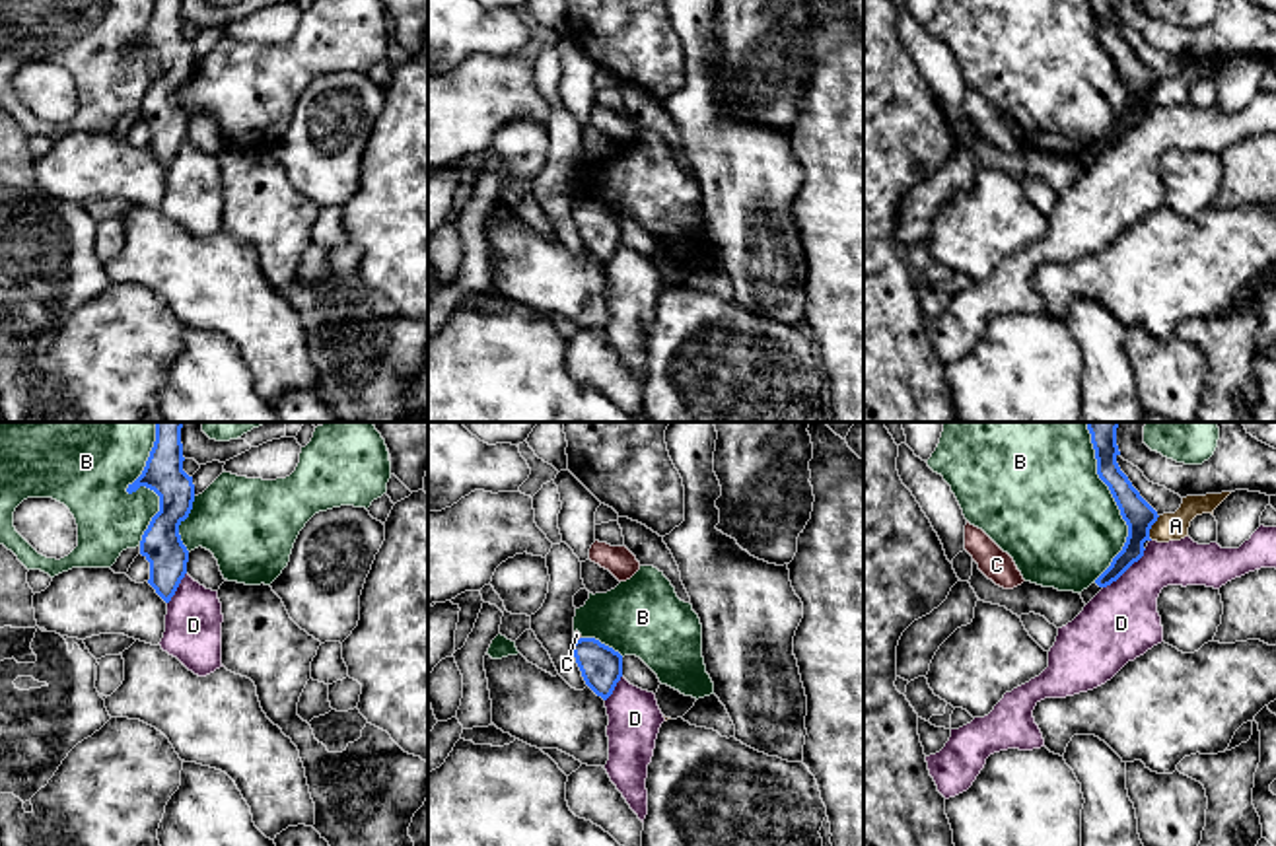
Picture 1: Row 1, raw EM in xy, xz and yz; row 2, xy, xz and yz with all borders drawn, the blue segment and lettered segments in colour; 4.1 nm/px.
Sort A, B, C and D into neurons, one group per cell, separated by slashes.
A / B / C / D

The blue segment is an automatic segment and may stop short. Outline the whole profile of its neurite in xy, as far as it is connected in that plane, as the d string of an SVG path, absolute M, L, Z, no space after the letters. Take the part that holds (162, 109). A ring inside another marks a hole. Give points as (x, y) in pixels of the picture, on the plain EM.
M156 0L142 39L126 53L132 58L146 51L160 60L160 76L142 99L140 119L150 126L148 148L165 167L175 159L189 126L179 89L193 74L195 49L183 25L181 0Z

